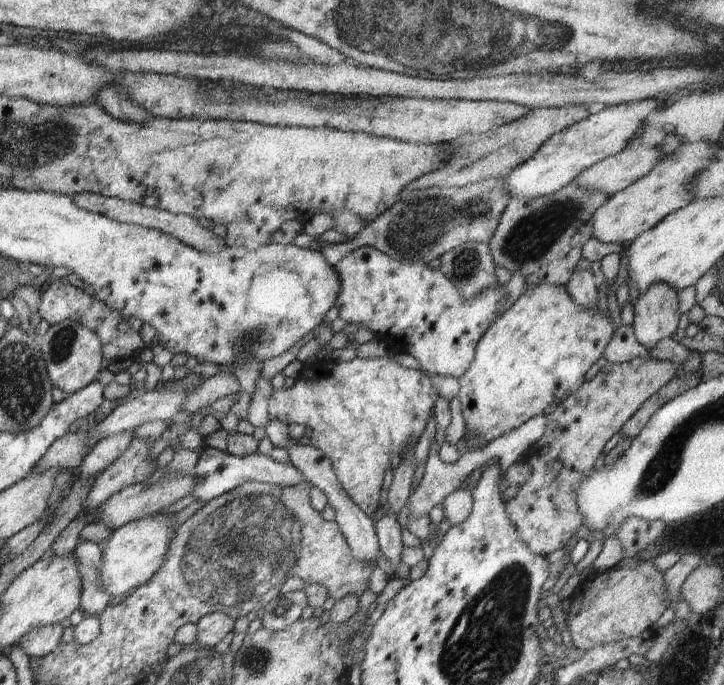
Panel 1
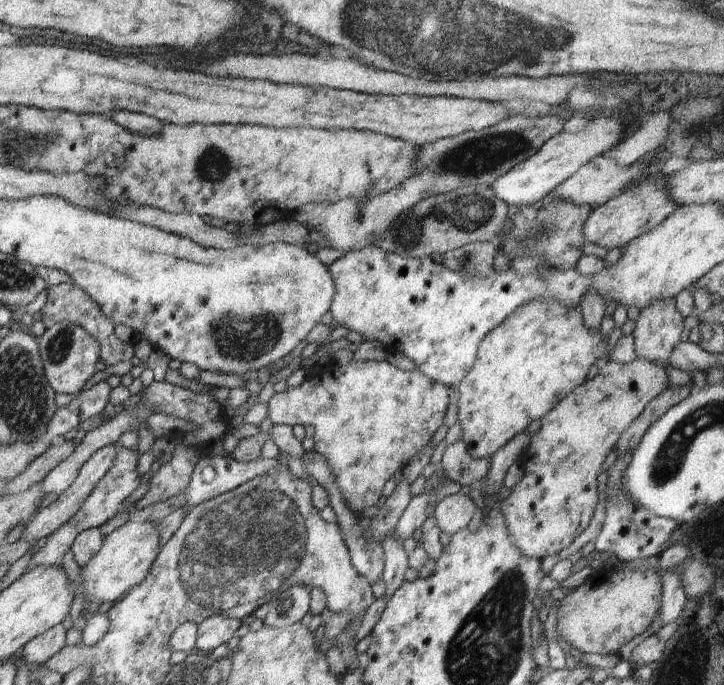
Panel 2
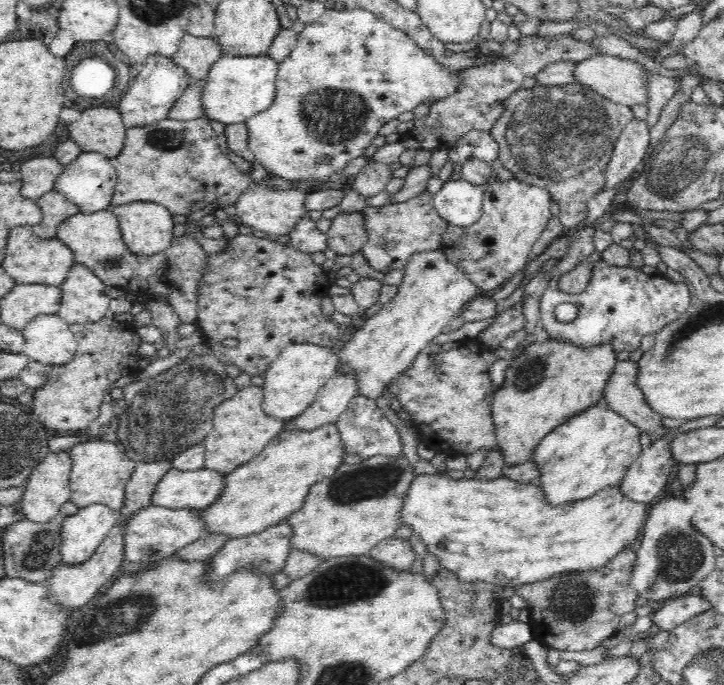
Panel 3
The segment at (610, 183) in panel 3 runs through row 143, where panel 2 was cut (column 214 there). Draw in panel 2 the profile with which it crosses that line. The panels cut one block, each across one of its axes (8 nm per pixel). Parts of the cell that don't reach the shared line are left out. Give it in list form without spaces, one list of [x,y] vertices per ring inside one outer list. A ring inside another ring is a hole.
[[[214,615],[197,625],[196,649],[201,652],[211,652],[218,646],[234,638],[240,628],[240,619],[228,618],[224,615]]]

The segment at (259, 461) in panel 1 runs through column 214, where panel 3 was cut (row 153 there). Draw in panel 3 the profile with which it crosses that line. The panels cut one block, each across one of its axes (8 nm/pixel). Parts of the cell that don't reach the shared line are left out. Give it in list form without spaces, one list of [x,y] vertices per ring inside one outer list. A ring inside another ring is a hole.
[[[471,130],[456,142],[448,151],[449,160],[453,163],[466,163],[468,160],[484,160],[494,163],[498,159],[499,144],[490,131]]]

